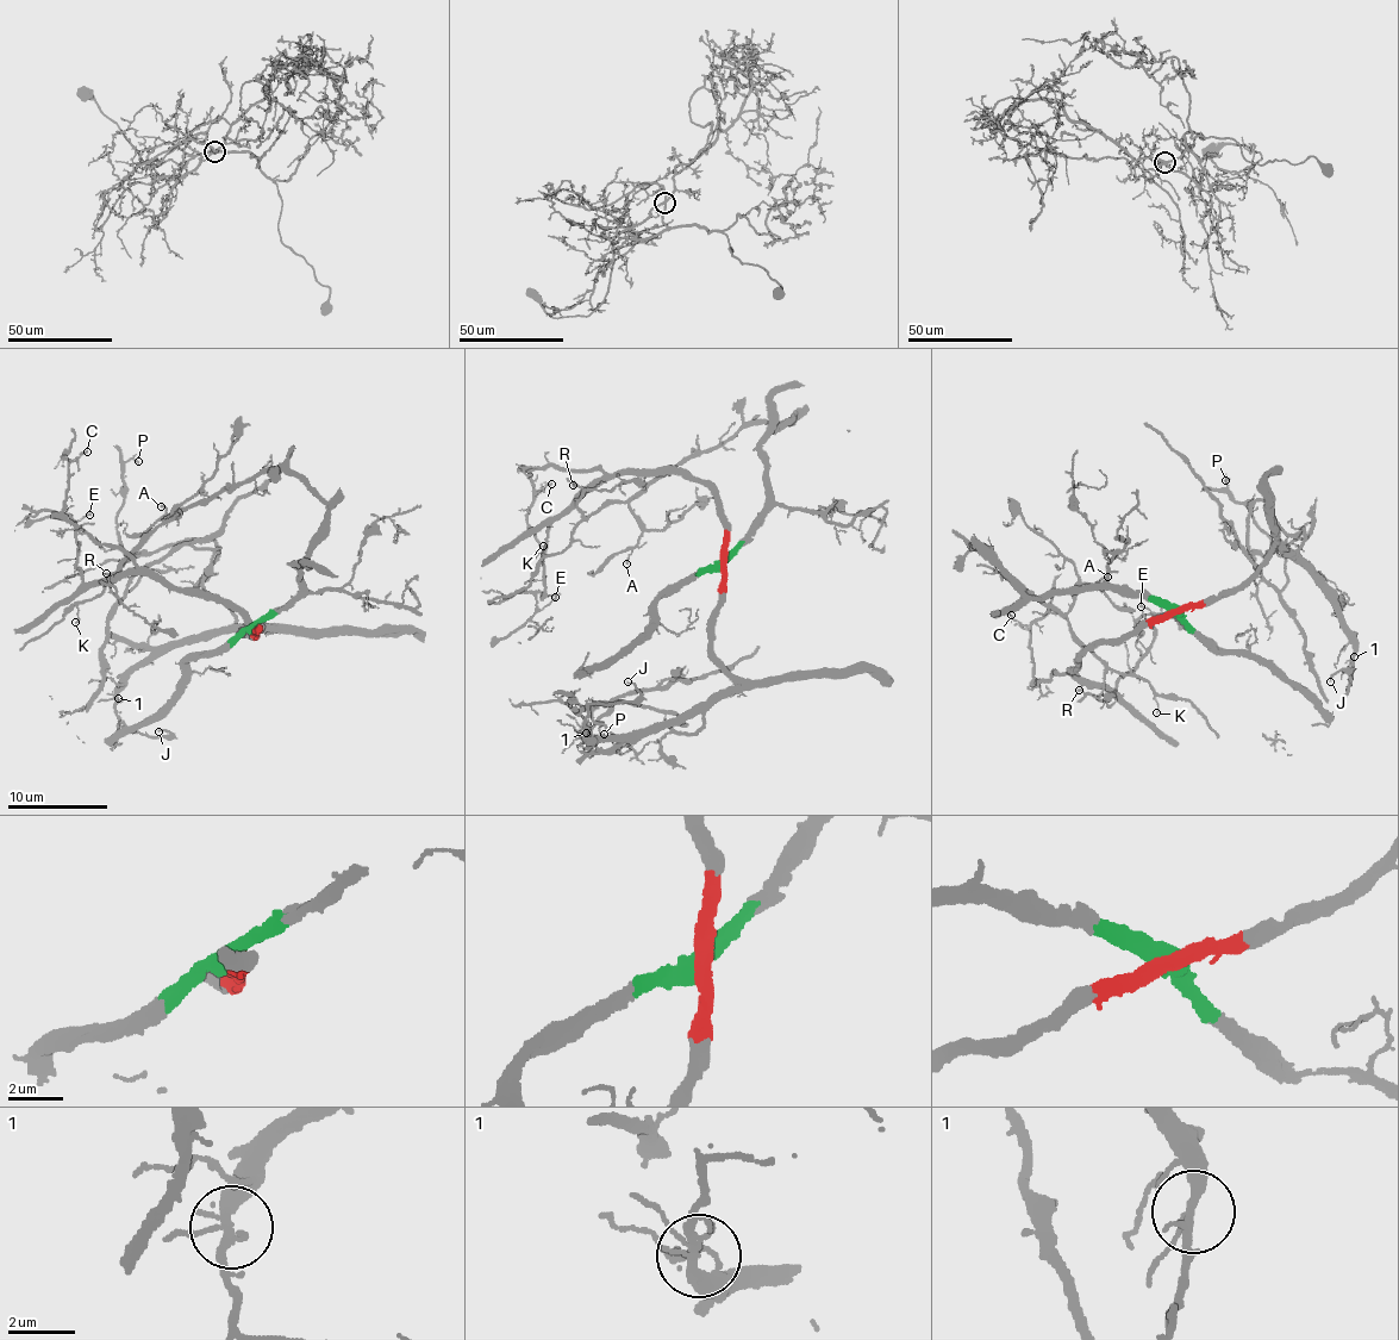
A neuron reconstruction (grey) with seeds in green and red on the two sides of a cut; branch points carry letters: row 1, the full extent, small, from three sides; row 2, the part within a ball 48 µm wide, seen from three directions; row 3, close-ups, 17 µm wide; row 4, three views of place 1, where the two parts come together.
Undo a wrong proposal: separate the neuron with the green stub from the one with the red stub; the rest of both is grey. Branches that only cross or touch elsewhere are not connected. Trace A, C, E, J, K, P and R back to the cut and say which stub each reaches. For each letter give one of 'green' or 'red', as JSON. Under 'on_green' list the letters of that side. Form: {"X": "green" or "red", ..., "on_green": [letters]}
{"A": "green", "C": "red", "E": "red", "J": "red", "K": "green", "P": "red", "R": "green", "on_green": ["A", "K", "R"]}

